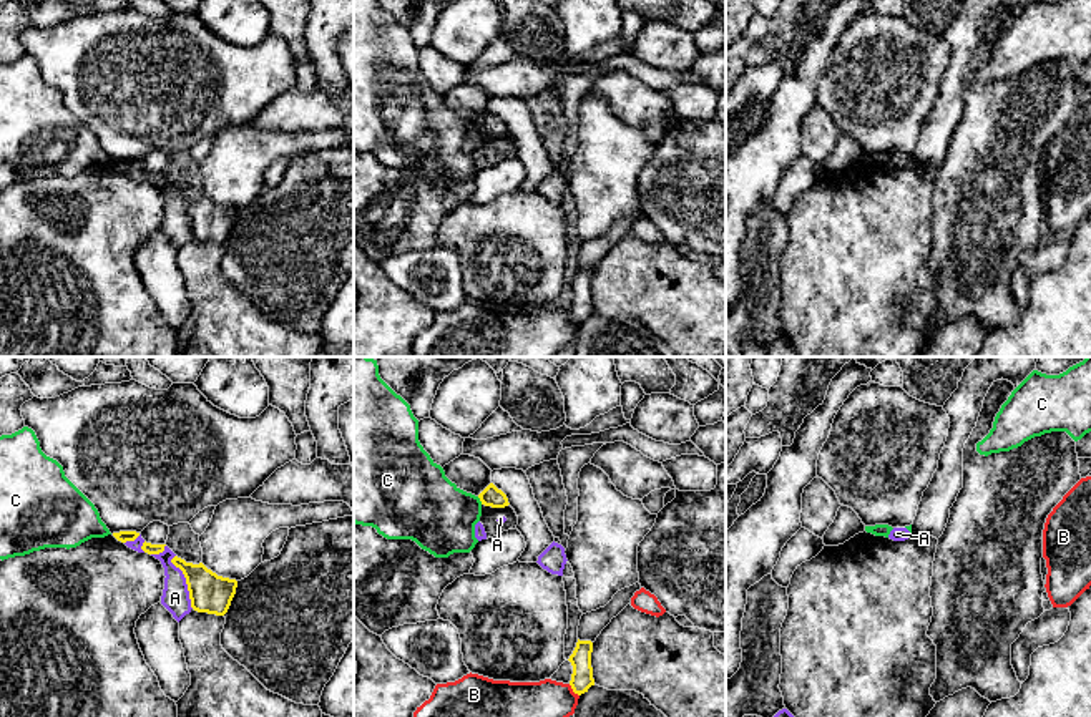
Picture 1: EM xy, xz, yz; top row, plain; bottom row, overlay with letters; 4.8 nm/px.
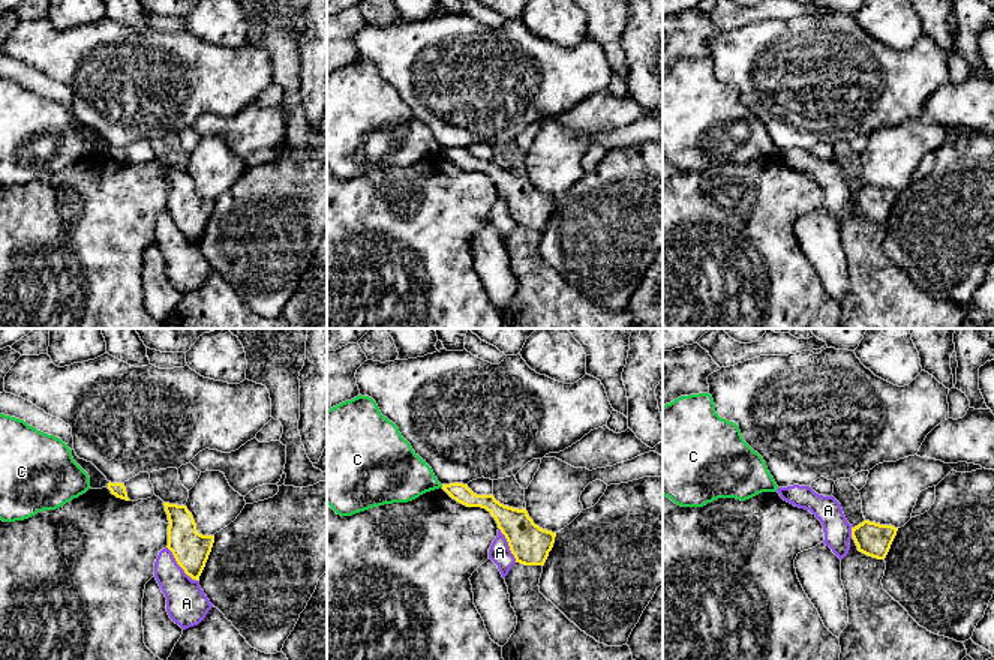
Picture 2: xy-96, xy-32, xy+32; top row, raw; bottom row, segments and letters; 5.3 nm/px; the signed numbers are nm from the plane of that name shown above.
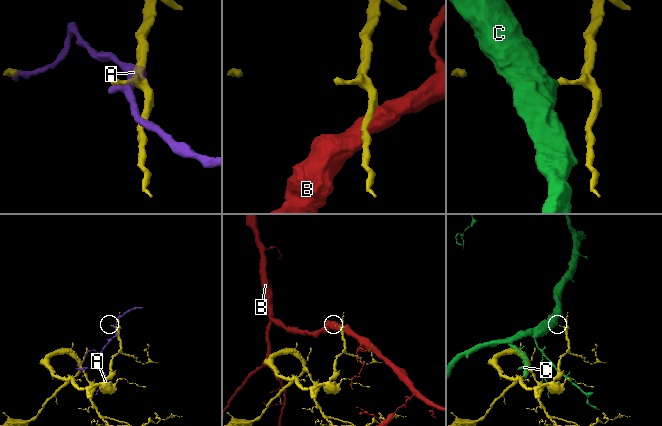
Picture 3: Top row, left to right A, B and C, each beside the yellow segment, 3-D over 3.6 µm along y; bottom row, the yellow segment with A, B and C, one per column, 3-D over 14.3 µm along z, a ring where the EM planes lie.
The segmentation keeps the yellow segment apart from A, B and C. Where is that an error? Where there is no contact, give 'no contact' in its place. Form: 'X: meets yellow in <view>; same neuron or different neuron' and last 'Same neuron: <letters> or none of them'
A: meets yellow in xy; different neuron
B: meets yellow in xz; different neuron
C: meets yellow in xz; different neuron
Same neuron: none of them

